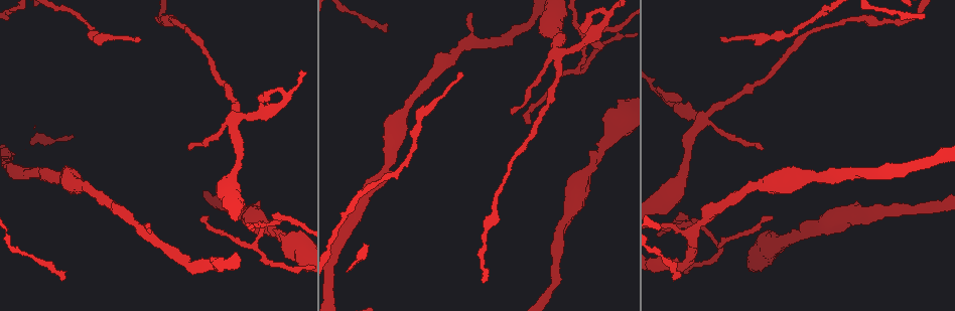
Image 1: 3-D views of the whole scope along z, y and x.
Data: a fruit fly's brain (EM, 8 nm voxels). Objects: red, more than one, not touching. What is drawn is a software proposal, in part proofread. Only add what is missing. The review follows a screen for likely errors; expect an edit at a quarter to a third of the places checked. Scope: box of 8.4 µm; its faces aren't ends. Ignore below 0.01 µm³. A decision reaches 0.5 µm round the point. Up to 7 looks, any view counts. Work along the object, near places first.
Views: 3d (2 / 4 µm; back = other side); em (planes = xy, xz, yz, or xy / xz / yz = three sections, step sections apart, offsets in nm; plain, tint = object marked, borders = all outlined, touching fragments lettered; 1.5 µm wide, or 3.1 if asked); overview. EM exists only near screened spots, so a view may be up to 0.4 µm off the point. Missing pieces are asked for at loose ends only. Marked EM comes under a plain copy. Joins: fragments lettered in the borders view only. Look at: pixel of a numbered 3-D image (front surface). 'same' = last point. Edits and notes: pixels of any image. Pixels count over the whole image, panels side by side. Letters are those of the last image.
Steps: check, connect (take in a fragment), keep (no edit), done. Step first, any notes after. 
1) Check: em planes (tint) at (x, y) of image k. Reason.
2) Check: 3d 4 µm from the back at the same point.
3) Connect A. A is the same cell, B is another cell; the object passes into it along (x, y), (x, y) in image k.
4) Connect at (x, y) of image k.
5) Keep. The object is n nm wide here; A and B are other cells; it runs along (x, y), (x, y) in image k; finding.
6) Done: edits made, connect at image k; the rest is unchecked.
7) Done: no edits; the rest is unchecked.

Check: 3d 4 µm from the back at (136, 41) of image 1. Tapers out.

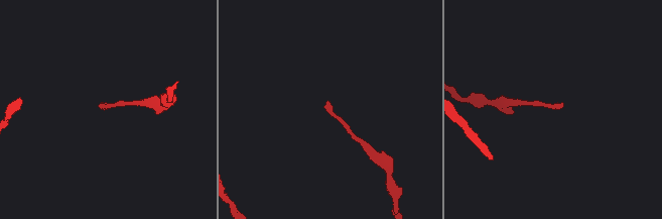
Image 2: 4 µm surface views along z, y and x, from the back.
Check: em planes (borders) at (562, 106) of image 2.

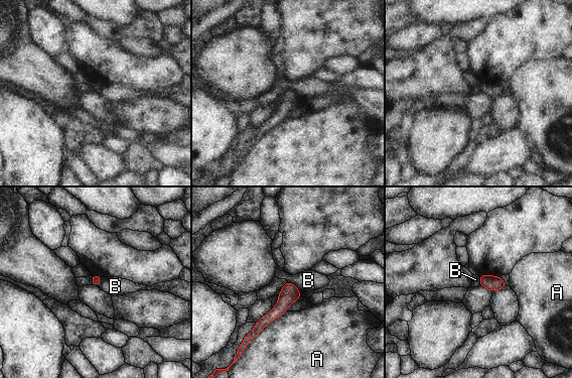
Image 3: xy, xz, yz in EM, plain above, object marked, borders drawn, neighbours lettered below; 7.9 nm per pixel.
Keep. The object is 80 nm wide here; A and B are other cells; a border runs along (287, 280), (301, 292) in image 3; none of them fits.

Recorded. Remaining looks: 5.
Check: 3d 2 µm at (761, 148) of image 1. Thin end.

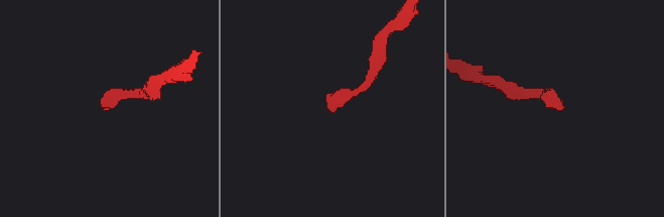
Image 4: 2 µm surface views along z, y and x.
Check: em yz step 4 (tint) at (331, 112) of image 4. Shape alone is not enough.

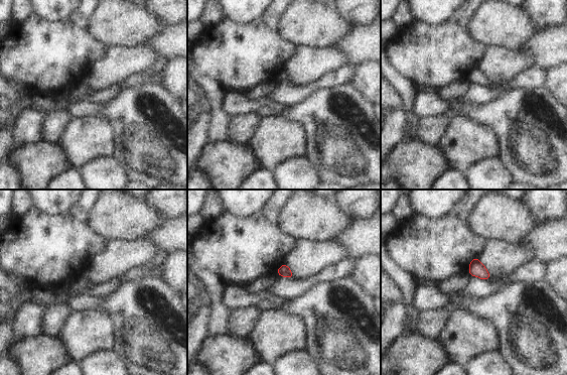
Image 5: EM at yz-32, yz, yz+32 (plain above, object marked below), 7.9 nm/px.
Check: em xy step 4 (borders) at the same point. Cut it another way.

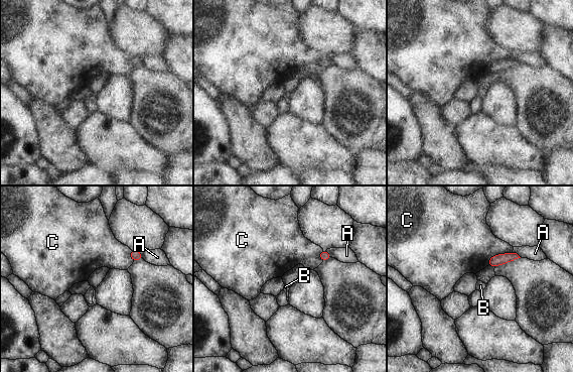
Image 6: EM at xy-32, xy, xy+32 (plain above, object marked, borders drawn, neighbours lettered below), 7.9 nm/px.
Keep. A, B and C are other cells; a border runs along (512, 251), (520, 257) in image 6; no lettered fragment goes on from it.

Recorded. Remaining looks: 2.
Check: em yz step 8 (borders) at (386, 30) of image 1. Thin end.

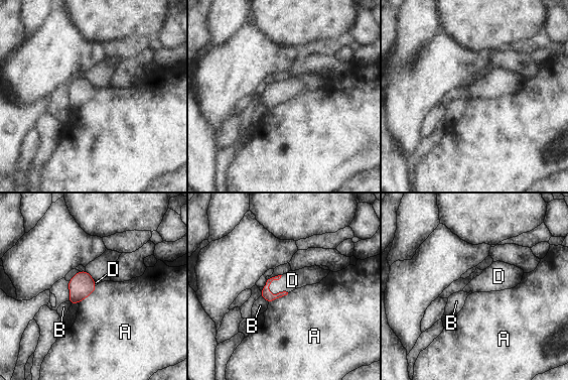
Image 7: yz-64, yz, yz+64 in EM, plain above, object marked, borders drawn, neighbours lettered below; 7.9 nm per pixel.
Connect D. D is the same cell, A and B are other cells; the object passes into it along (265, 293), (270, 283), (292, 280) in image 7; it goes on there.

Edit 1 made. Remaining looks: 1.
Done: edits made, connect at image 7; the rest is unchecked.

